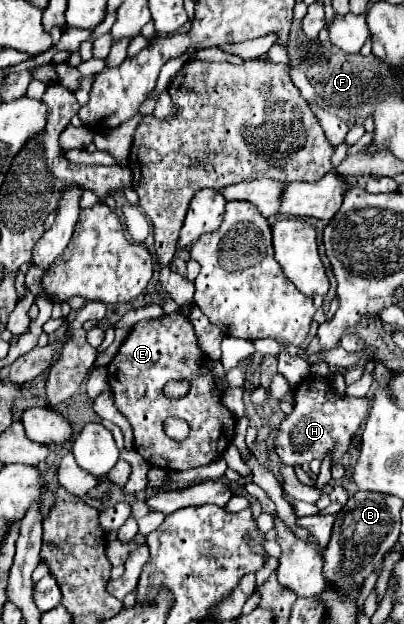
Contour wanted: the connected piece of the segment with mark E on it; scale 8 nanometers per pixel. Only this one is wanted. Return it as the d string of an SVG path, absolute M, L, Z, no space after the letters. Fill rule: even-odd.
M181 312L137 322L107 370L115 406L133 426L135 450L149 464L173 472L185 472L221 458L223 450L231 444L235 436L235 416L223 404L217 382L207 370L207 356L197 344L193 324ZM169 380L191 380L189 394L177 402L165 402L163 386ZM169 416L181 418L189 424L191 430L183 442L165 434L163 424Z

